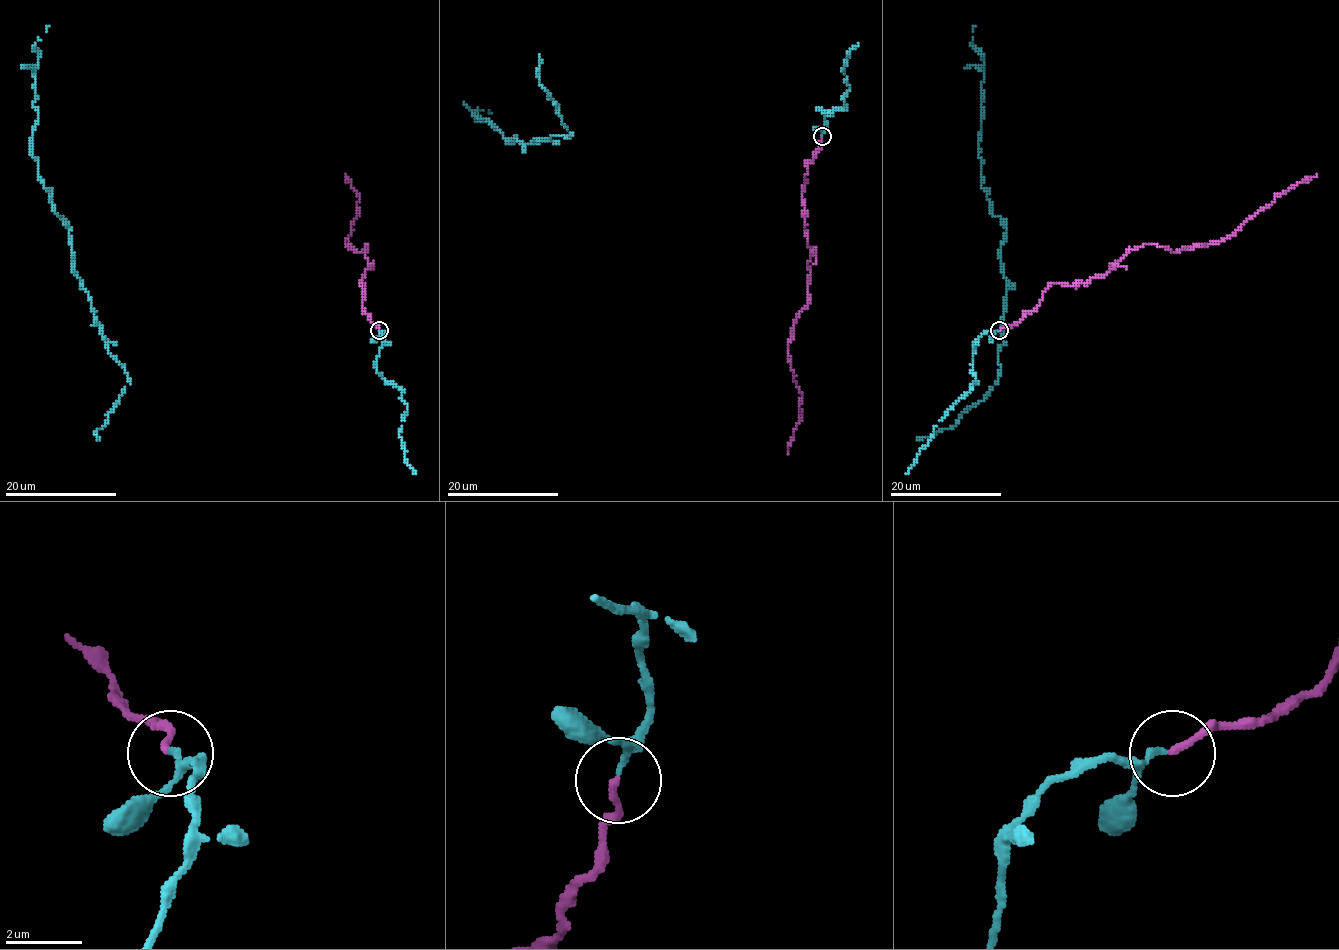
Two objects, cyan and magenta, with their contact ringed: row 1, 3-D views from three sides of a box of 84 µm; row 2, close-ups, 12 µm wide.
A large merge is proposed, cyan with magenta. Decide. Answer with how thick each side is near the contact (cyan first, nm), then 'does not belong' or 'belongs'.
120 nm thick on the cyan side, 170 nm on the other; belongs

